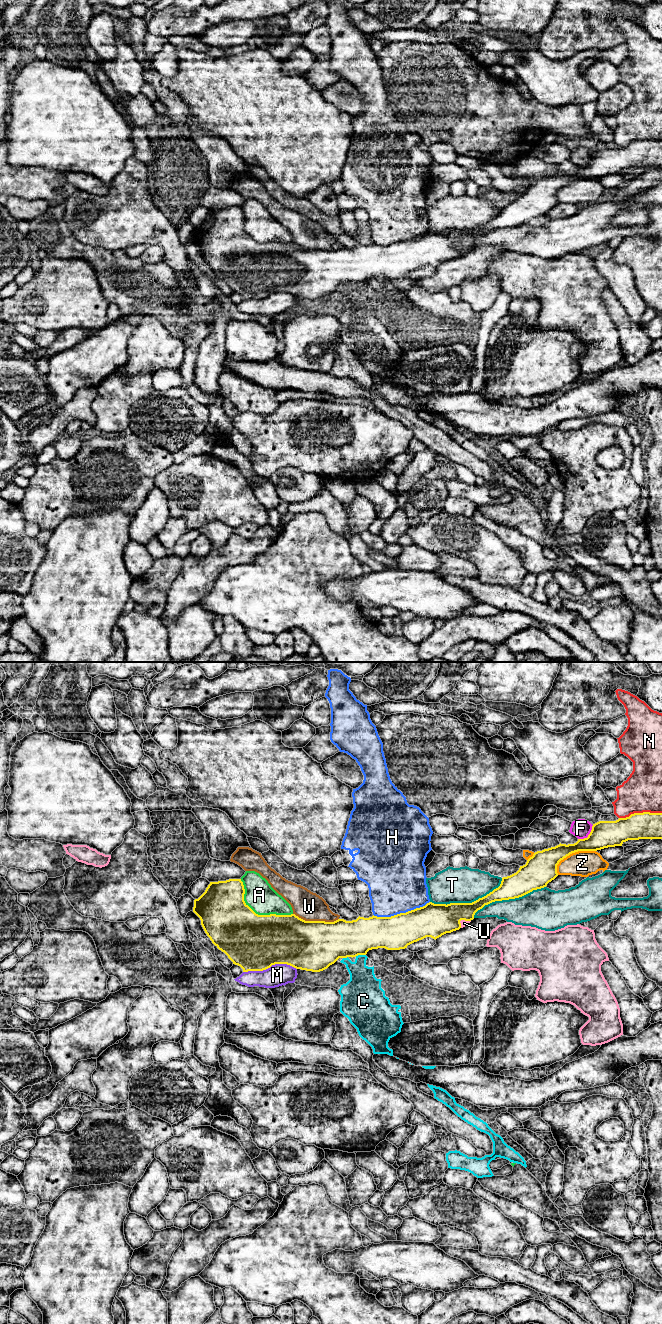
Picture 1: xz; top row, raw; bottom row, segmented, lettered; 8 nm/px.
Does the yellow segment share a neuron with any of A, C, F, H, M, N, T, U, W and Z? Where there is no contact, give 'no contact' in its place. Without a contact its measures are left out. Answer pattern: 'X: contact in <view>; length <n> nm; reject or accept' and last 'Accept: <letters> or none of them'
A: contact in xz; length 500 nm; reject
C: contact in xz; length 90 nm; reject
F: contact in xz; length 170 nm; reject
H: contact in xz; length 460 nm; reject
M: contact in xz; length 440 nm; reject
N: contact in xz; length 340 nm; reject
T: contact in xz; length 600 nm; reject
U: contact in xz; length 110 nm; reject
W: contact in xz; length 380 nm; reject
Z: contact in xz; length 360 nm; reject
Accept: none of them

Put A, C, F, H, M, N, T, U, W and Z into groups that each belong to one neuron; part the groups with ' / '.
A / C W / F / H / M / N / T / U / Z

